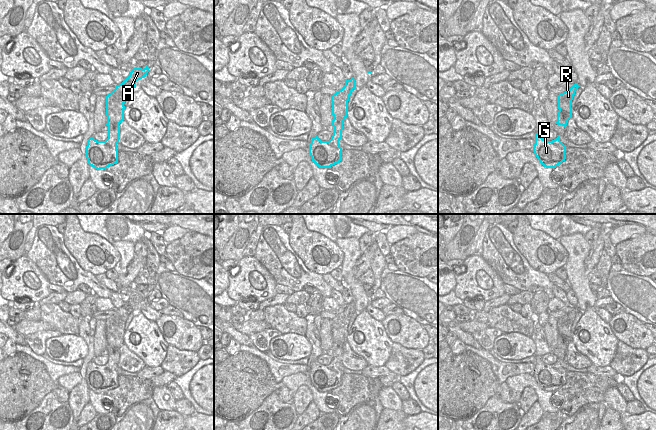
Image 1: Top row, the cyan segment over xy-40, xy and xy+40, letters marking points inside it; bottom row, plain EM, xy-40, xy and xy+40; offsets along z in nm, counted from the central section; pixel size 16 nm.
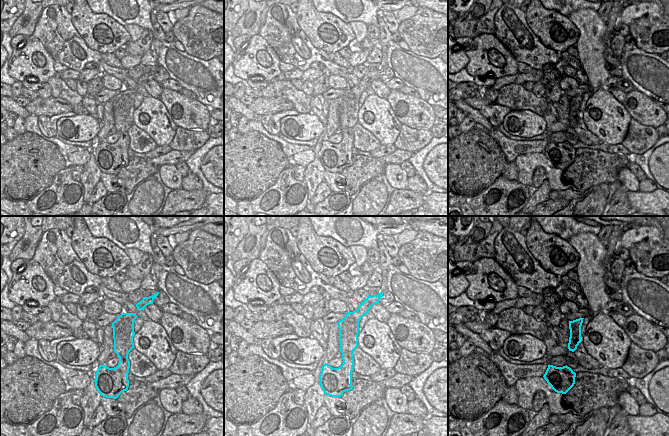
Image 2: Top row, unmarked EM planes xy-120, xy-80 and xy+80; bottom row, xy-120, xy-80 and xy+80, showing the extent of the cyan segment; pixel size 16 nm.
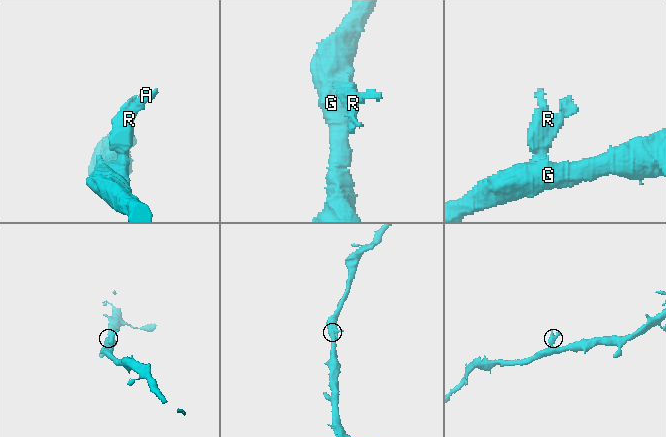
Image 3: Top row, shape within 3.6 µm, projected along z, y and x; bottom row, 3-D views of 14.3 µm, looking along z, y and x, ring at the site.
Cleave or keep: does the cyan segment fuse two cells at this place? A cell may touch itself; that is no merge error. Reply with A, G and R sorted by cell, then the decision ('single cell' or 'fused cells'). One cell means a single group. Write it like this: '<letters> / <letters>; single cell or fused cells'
A R / G; fused cells

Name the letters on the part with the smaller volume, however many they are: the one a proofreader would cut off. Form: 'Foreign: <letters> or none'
Foreign: A, R

